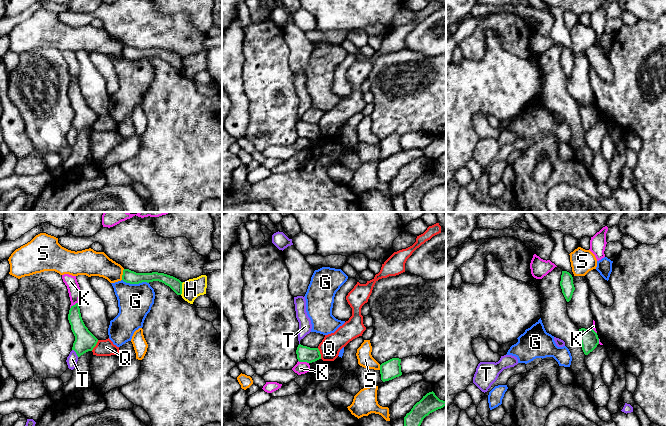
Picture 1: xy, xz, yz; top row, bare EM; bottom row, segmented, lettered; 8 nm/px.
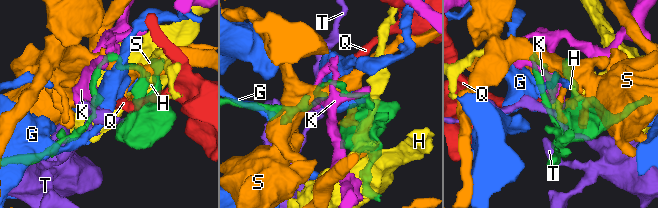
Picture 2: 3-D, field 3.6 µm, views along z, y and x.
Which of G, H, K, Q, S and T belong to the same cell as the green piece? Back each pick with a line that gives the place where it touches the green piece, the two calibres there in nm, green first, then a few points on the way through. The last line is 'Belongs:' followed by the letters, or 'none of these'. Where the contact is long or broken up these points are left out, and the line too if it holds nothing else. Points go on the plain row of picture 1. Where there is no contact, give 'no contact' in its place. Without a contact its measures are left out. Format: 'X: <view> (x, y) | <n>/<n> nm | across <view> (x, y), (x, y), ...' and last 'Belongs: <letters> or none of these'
Belongs: none of these

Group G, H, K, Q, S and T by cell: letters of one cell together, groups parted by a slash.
G / H / K / Q / S / T

